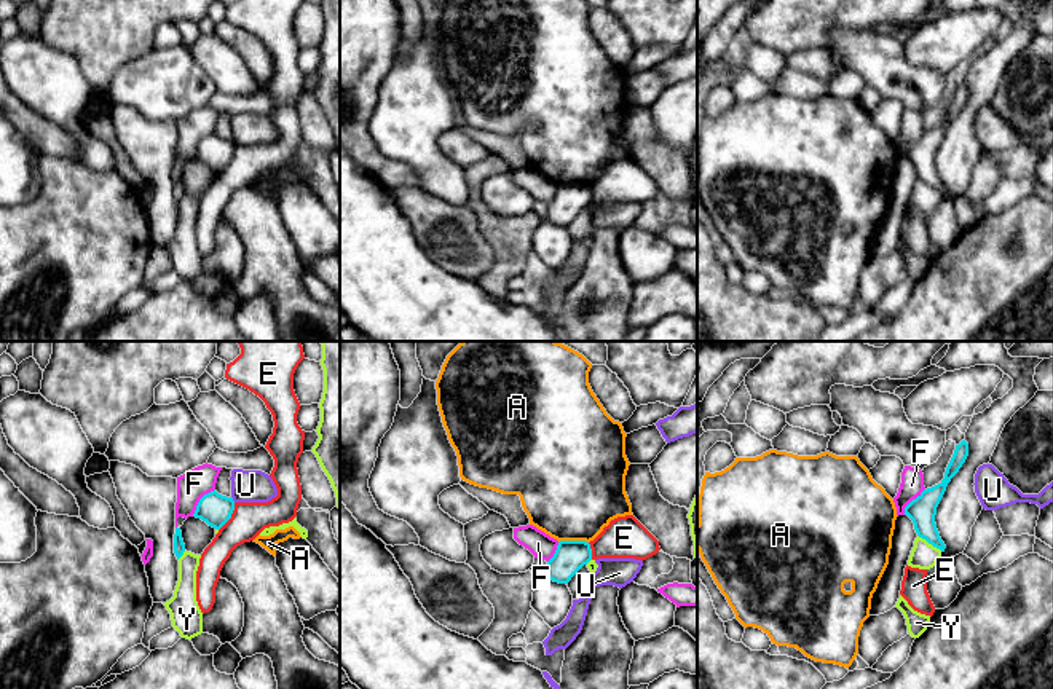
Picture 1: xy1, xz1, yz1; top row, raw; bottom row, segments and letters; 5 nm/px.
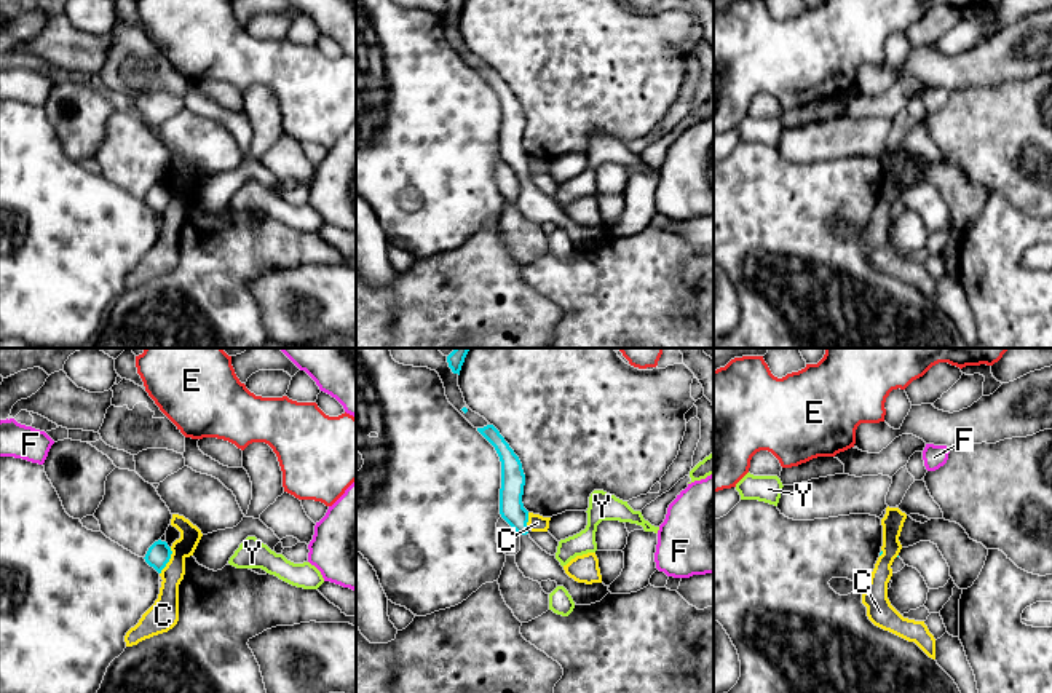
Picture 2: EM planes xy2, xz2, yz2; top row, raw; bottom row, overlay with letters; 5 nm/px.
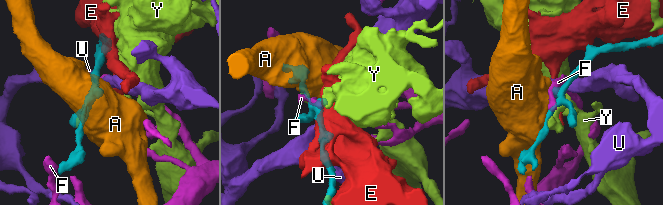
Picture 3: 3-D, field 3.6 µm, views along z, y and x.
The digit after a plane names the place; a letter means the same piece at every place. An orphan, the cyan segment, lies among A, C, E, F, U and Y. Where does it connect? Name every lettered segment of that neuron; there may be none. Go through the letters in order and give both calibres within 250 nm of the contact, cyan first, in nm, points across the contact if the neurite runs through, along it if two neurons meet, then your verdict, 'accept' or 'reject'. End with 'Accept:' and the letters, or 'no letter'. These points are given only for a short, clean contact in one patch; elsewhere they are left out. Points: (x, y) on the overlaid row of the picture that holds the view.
A: 160 nm thick on the cyan side, 480 nm on the other; border along xz1 (587, 541), (559, 543); reject
C: 120 nm thick on the cyan side, 140 nm on the other; border along xy2 (171, 548), (171, 558), (160, 574); reject
E: 160 nm thick on the cyan side, 180 nm on the other; reject
F: 160 nm thick on the cyan side, 150 nm on the other; border along xy1 (214, 488), (200, 500), (192, 515); reject
U: 160 nm thick on the cyan side, 160 nm on the other; reject
Y: 140 nm thick on the cyan side, 140 nm on the other; reject
Accept: no letter

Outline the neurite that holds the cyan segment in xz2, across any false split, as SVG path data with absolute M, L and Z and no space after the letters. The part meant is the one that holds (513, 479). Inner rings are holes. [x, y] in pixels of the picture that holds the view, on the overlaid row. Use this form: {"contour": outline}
{"contour": "M493 425L477 431L495 447L501 461L500 514L520 535L520 551L516 564L525 578L533 581L556 581L564 586L576 605L600 602L610 591L603 583L578 583L570 578L556 556L543 551L528 535L528 511L524 508L522 495L525 474L522 463L500 431Z"}

